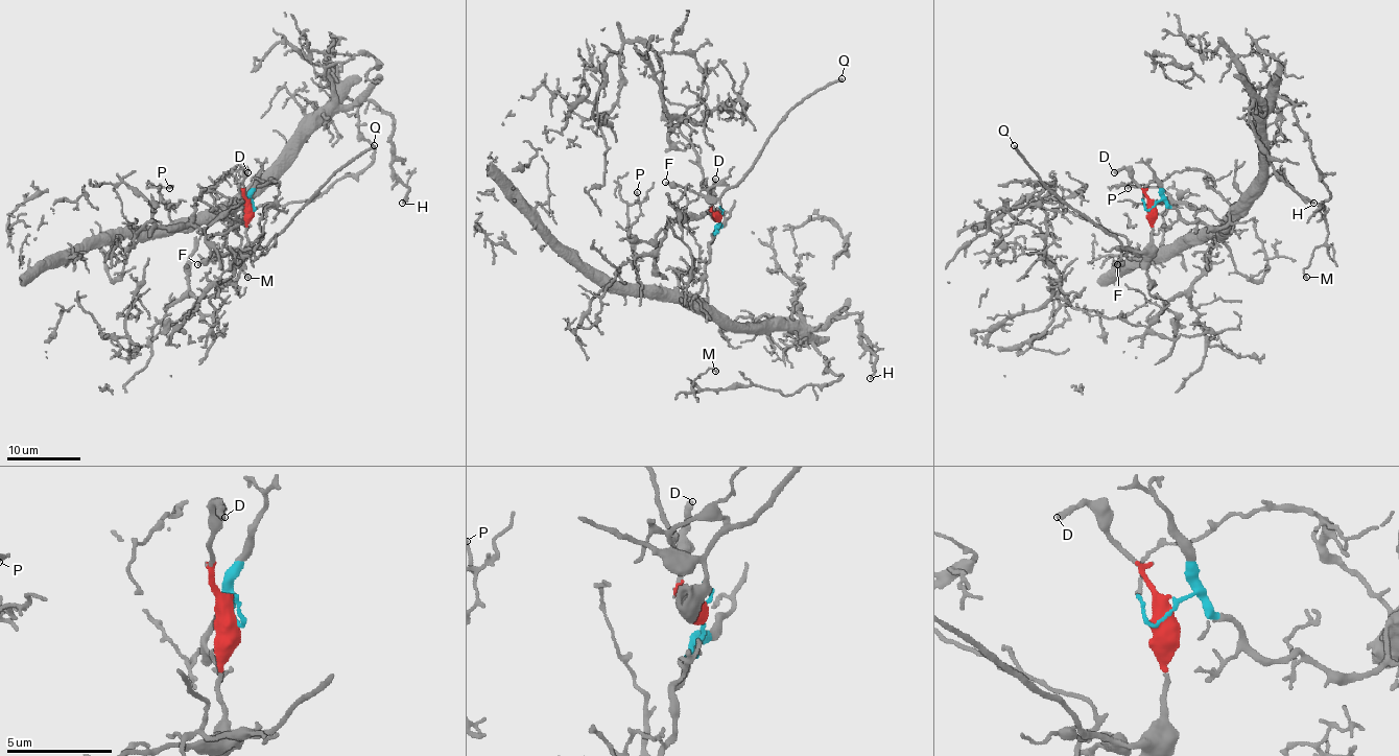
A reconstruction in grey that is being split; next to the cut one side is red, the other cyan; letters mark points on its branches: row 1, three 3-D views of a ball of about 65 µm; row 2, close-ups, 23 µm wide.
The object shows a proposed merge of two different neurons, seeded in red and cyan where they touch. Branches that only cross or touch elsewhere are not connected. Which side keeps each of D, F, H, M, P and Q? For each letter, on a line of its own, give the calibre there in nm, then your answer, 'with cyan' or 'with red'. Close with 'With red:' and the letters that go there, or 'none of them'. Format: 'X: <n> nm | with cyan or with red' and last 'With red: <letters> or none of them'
D: 280 nm | with red
F: 300 nm | with red
H: 200 nm | with cyan
M: 190 nm | with cyan
P: 140 nm | with cyan
Q: 240 nm | with red
With red: D, F, Q

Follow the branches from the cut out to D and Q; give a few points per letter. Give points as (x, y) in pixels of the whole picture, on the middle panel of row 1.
D: (718, 218), (712, 212), (710, 192), (716, 179)
Q: (718, 218), (714, 216), (719, 197), (742, 179), (777, 123), (824, 87), (842, 79)

